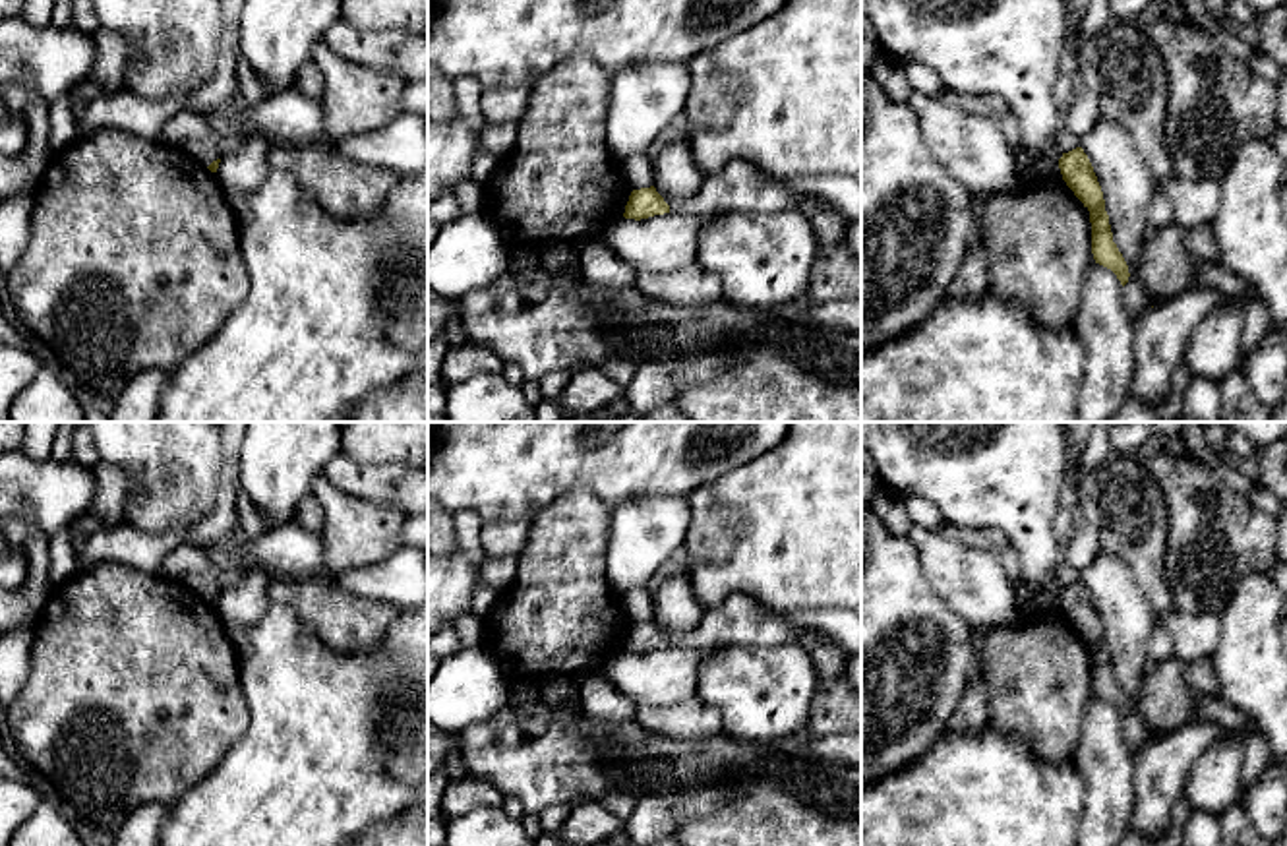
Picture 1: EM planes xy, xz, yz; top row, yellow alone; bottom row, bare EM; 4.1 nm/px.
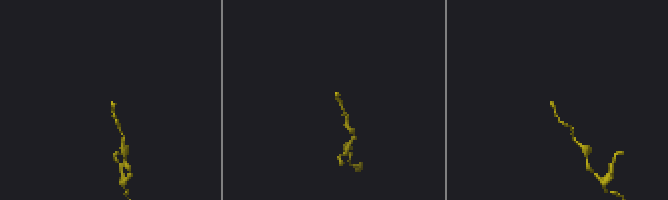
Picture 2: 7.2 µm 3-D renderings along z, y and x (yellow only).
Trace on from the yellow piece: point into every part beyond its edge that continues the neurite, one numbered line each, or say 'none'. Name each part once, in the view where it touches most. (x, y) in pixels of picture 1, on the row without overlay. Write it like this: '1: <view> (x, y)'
none

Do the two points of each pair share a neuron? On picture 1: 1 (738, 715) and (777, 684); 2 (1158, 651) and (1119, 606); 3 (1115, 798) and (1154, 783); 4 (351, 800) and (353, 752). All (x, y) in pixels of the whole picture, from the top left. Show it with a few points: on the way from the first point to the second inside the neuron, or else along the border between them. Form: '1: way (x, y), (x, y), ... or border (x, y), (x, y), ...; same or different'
1: way (748, 705), (761, 692), (767, 692); same
2: border (1158, 624), (1150, 639), (1148, 657); different
3: border (1137, 755), (1135, 812), (1129, 825); different
4: way (351, 788), (351, 763); same

